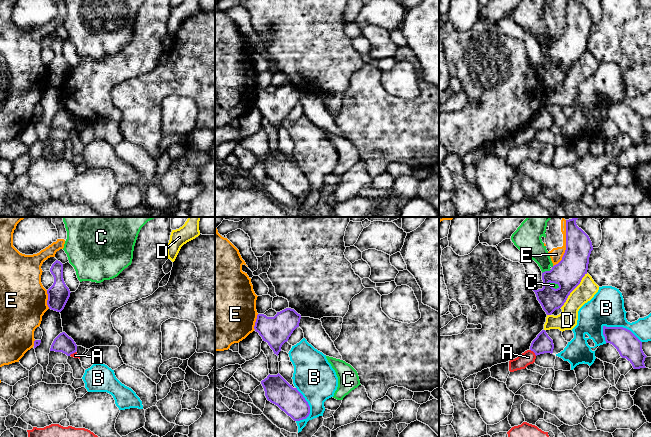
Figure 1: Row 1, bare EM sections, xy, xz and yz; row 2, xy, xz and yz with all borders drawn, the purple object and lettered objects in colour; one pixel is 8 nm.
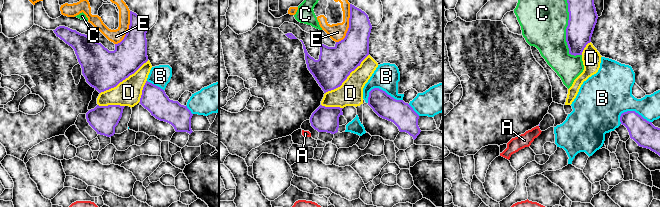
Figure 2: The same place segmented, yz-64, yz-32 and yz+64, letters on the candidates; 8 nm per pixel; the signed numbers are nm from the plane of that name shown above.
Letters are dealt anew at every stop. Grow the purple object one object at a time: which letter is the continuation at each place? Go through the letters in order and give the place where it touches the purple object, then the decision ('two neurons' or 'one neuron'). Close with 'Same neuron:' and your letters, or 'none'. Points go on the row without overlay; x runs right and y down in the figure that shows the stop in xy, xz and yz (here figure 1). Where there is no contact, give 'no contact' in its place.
A: yz (533, 127) | two neurons
B: yz (622, 103) | two neurons
C: yz (546, 47) | two neurons
D: yz (573, 65) | two neurons
E: yz (566, 22) | two neurons
Same neuron: none

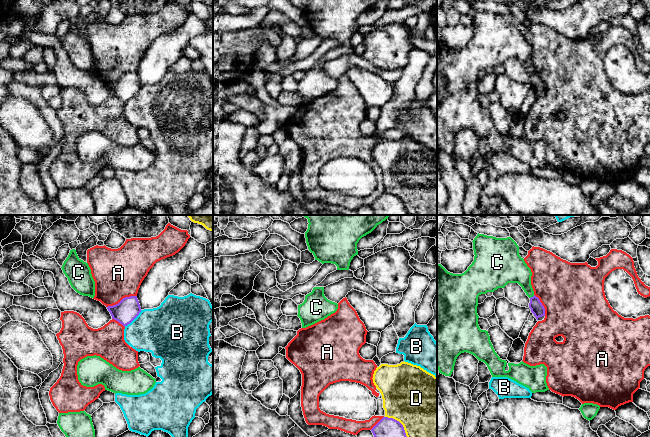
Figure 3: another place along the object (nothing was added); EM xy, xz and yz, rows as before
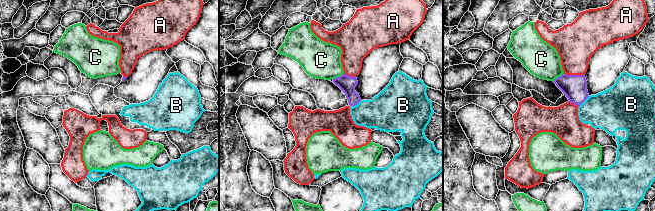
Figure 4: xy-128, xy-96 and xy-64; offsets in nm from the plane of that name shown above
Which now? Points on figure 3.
A: xy (122, 75) | two neurons
B: xy (133, 95) | two neurons
C: yz (533, 72) | two neurons
D: xz (400, 199) | two neurons
Same neuron: none

